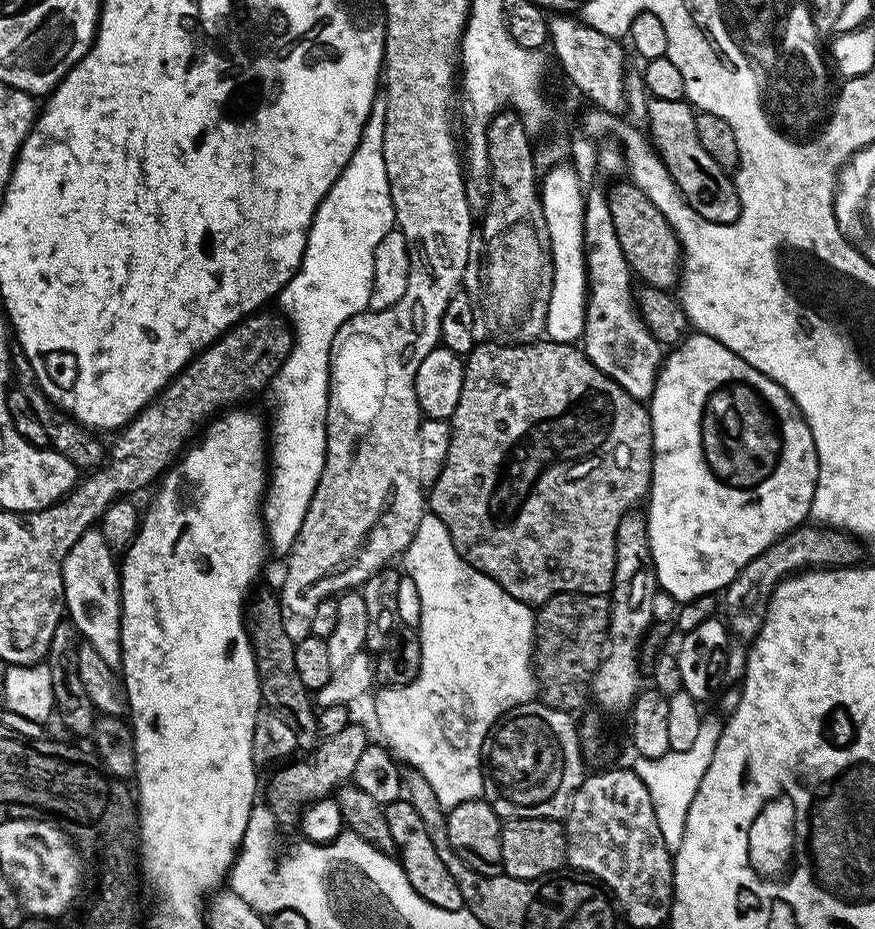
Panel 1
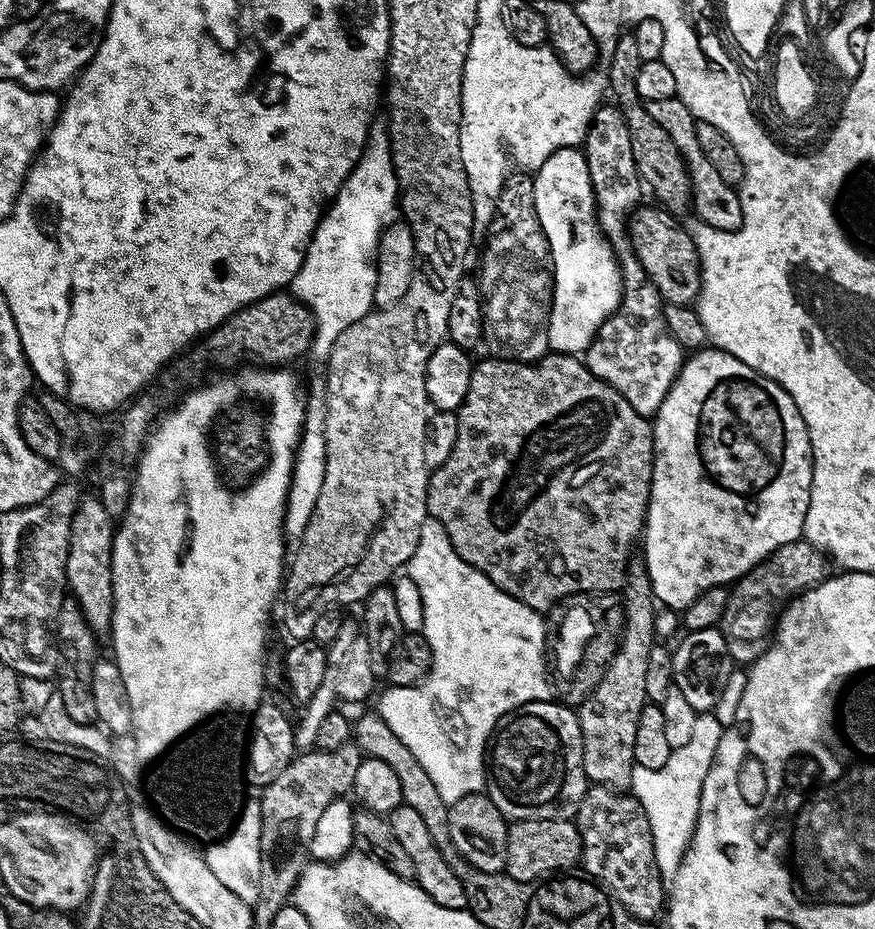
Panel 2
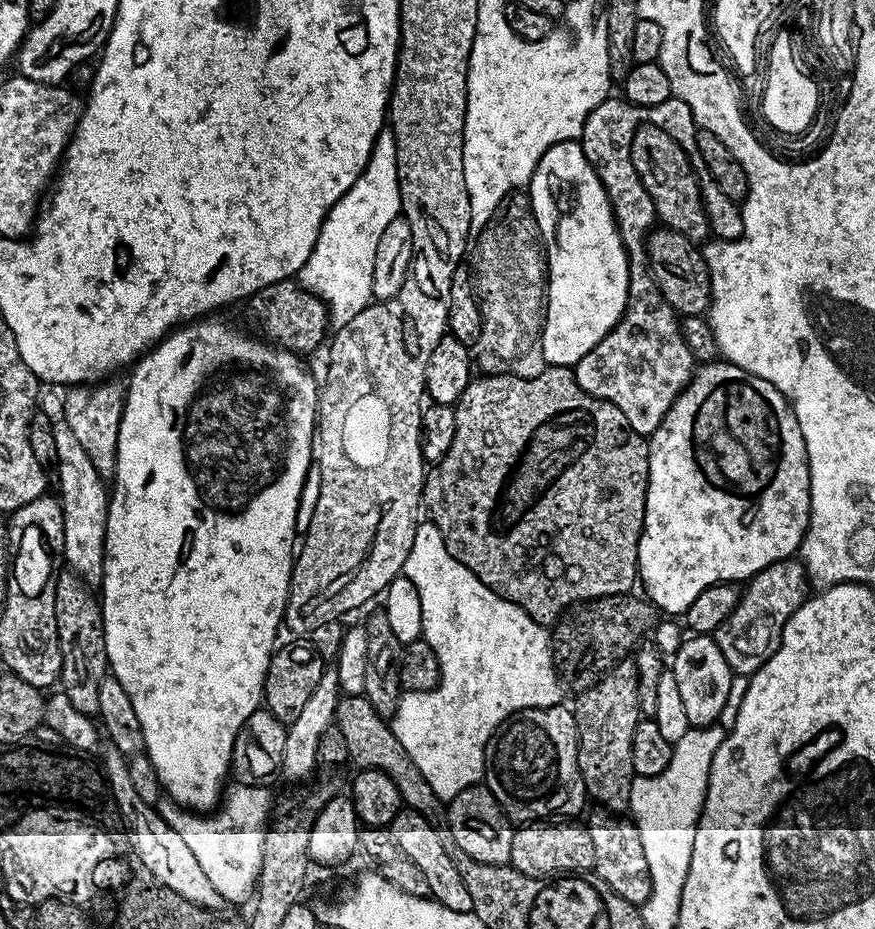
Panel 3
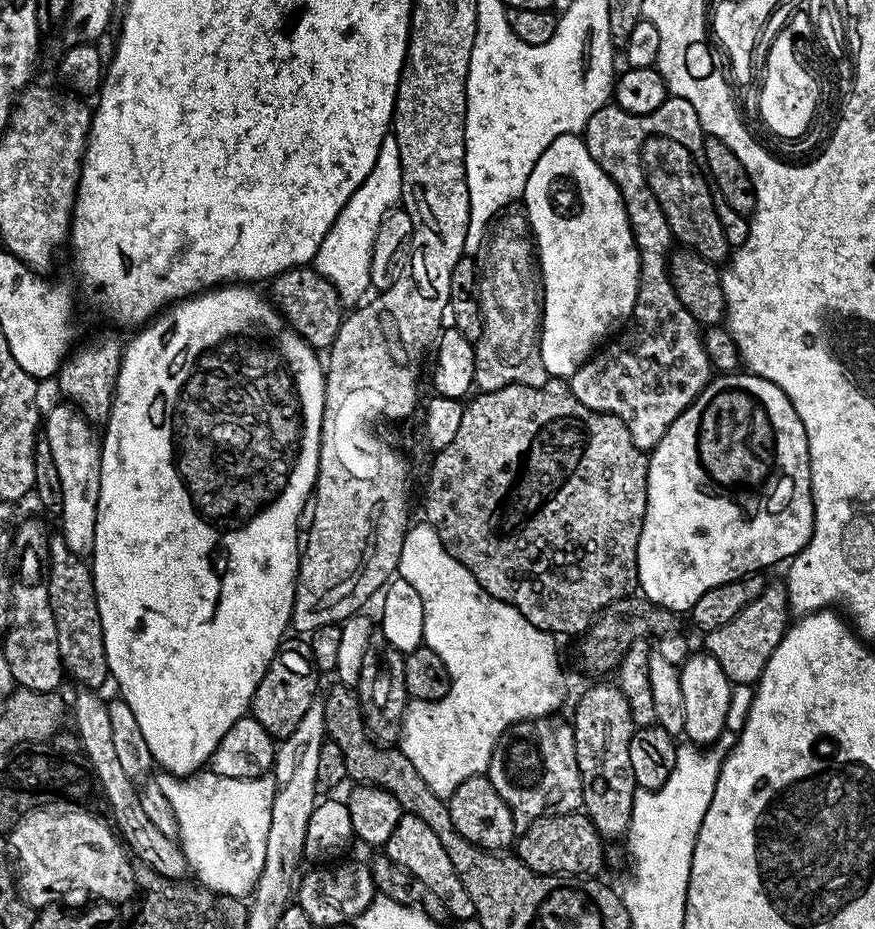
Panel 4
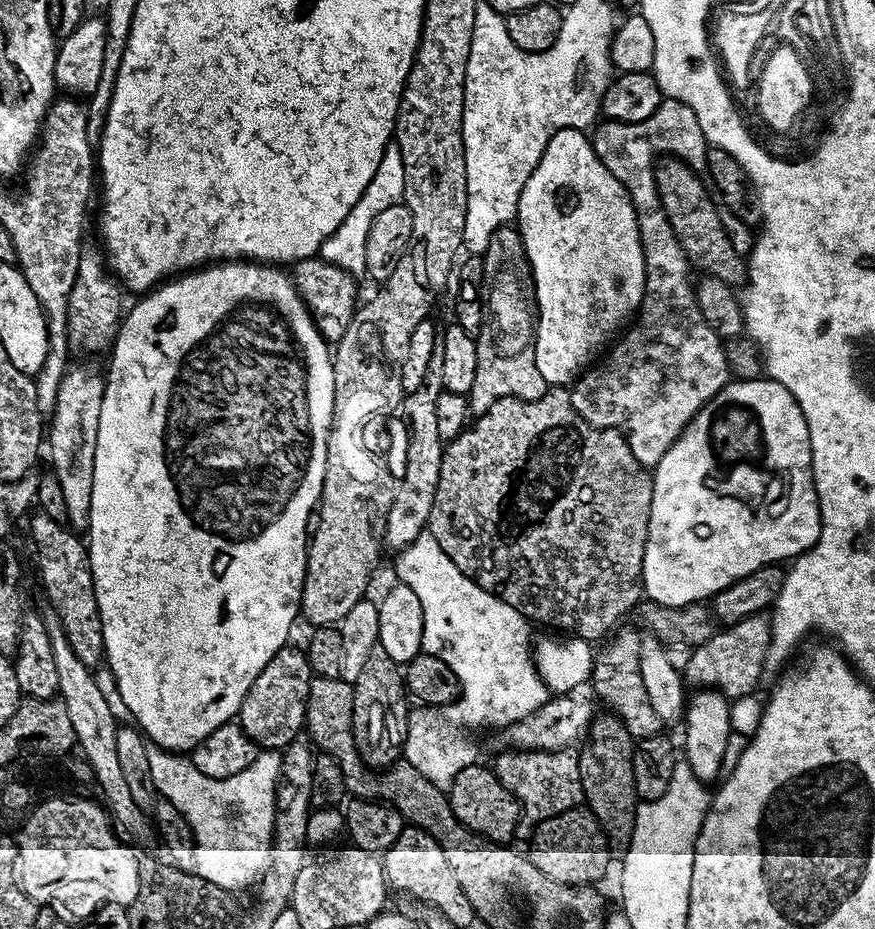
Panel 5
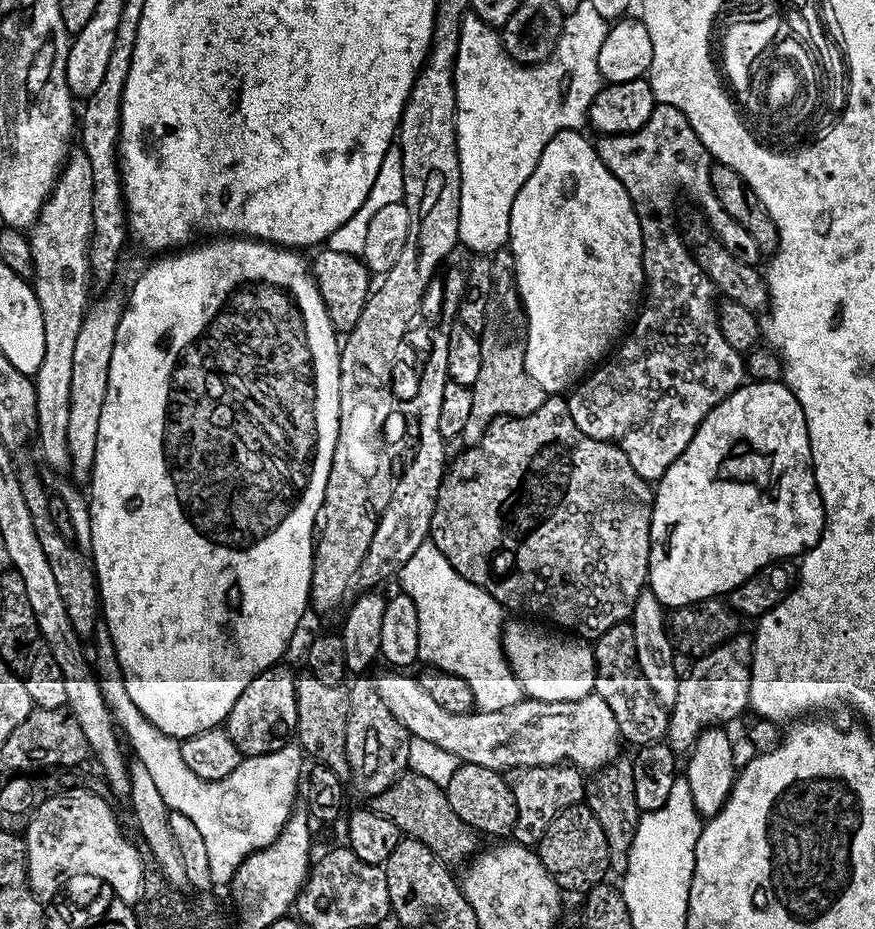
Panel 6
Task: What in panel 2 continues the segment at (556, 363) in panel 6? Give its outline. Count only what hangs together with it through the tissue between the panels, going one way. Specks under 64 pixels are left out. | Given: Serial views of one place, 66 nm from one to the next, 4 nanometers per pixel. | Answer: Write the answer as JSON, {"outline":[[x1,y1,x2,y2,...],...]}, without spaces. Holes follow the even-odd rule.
{"outline":[[560,148,554,154,550,154,550,158,546,158,546,162,542,162,542,166,535,169,532,185,534,186,534,206,538,210,538,222,542,222,542,230,550,242,550,254,552,255,552,313,548,319,548,346,554,352,580,354,592,343,602,322,606,322,606,318,617,311,620,305,622,299,620,268,616,265,616,256,612,253,607,238,600,233,600,227,596,224,596,199,590,182,590,170,586,166,586,158,580,148]]}

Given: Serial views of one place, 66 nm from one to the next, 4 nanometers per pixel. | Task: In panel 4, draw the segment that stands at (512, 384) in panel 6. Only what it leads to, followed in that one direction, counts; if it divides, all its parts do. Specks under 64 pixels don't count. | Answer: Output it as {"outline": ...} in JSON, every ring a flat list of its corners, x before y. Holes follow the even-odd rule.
{"outline":[[509,207,488,225,483,256,478,279,484,329,474,342,475,387,480,392,493,392,511,384,542,386,550,377,540,353,542,292,538,287,538,252,528,217,519,207]]}

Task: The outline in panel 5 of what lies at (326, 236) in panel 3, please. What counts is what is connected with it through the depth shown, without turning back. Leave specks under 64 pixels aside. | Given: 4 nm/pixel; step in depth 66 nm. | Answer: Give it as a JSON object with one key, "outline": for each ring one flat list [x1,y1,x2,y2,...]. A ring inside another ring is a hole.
{"outline":[[393,142,386,146,382,162,378,162,378,170,374,170,374,178,370,178,370,186,366,186,362,198,354,202,354,210,342,218,342,226,338,226,338,230,334,230,334,234,330,234,330,238,326,238,321,246,318,253,320,259,346,270,351,276,363,277,366,273,366,238,370,235,370,226,374,218,386,210,386,206,394,206,403,201,405,186,406,170,402,166,402,154]]}

